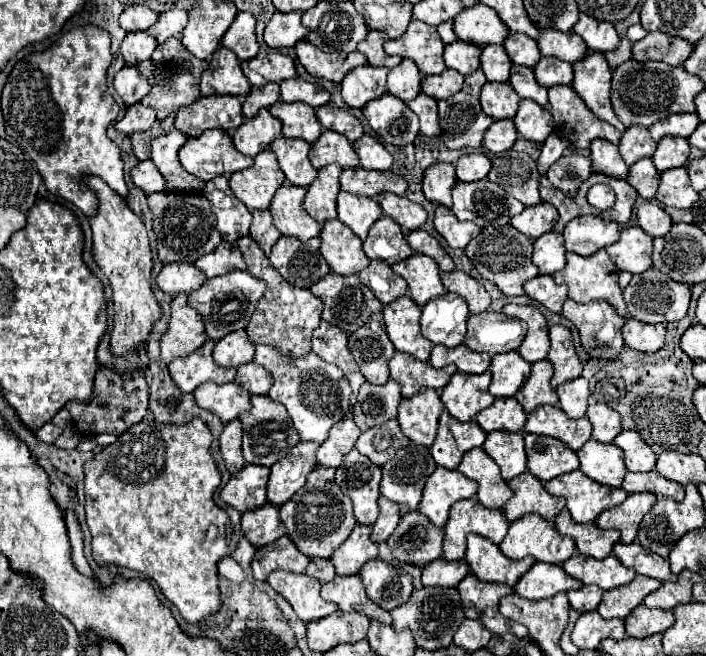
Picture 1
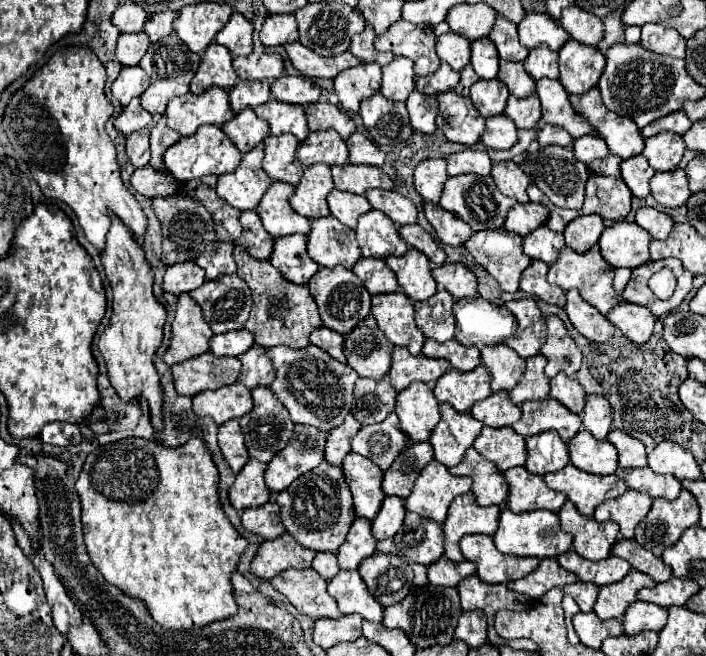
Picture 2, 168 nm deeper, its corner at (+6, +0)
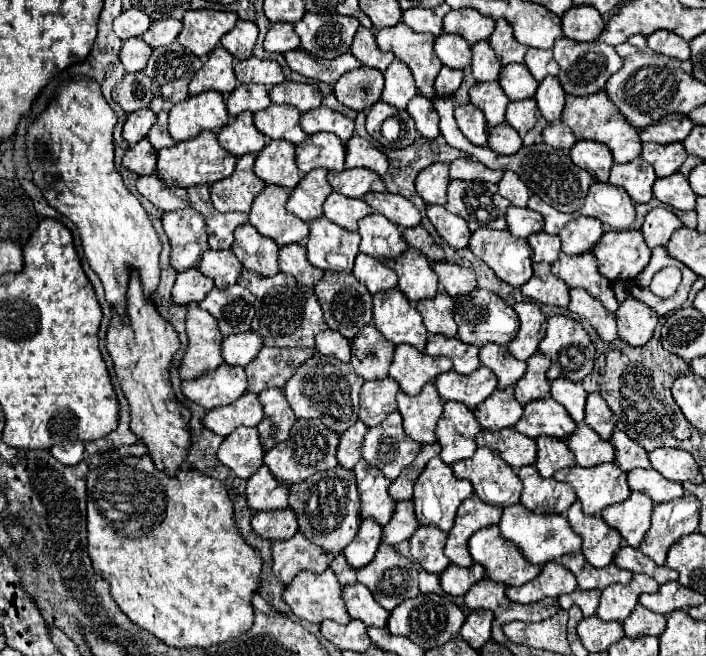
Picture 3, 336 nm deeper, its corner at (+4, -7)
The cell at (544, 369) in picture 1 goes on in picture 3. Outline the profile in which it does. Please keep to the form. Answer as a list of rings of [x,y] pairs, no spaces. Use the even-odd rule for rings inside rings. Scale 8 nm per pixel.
[[[534,353],[528,359],[528,371],[516,383],[516,399],[522,405],[550,395],[550,381],[546,379],[548,367],[550,367],[550,359],[544,357],[542,353]]]

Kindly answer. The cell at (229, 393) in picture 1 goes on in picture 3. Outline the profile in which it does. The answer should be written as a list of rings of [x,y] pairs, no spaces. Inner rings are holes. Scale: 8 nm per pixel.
[[[244,393],[236,403],[208,411],[204,417],[204,427],[218,433],[220,437],[226,437],[236,427],[240,425],[256,427],[262,419],[264,411],[258,397],[254,393]]]

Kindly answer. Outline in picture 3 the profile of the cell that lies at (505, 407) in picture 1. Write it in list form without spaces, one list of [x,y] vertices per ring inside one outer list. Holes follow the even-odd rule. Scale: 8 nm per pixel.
[[[514,387],[496,389],[482,403],[474,407],[474,415],[482,429],[498,431],[506,427],[514,427],[514,423],[522,417],[522,405],[516,403]]]

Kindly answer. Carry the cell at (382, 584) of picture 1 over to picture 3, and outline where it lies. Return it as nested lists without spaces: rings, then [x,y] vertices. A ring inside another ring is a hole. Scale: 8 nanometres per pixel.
[[[386,543],[378,547],[372,563],[358,569],[358,581],[366,585],[374,599],[388,611],[420,593],[418,573],[412,561]]]

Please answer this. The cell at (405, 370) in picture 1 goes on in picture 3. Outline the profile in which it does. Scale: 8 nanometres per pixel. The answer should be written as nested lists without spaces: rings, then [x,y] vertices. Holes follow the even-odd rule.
[[[398,345],[392,357],[390,377],[398,381],[404,393],[418,395],[428,381],[450,369],[452,361],[448,357],[430,357],[412,345]]]

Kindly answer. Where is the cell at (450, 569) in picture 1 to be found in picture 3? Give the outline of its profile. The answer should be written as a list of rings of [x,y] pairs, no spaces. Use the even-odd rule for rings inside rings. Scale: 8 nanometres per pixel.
[[[450,565],[444,569],[444,573],[440,573],[440,583],[442,583],[442,589],[456,597],[456,595],[464,595],[474,583],[478,583],[480,579],[484,579],[486,571],[482,565],[472,565],[470,569],[464,569],[464,567],[458,567],[458,565]]]

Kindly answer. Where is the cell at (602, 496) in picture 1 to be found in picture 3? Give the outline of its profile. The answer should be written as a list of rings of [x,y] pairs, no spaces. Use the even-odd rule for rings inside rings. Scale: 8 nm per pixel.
[[[600,463],[596,467],[572,465],[558,471],[558,481],[566,481],[576,489],[582,509],[588,515],[598,515],[604,507],[622,503],[630,497],[626,473],[616,463]]]

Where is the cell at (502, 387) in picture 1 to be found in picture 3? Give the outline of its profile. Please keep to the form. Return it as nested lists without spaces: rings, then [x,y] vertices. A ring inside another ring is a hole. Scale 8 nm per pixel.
[[[486,343],[480,349],[480,361],[484,367],[492,369],[498,377],[498,389],[506,389],[514,385],[526,373],[526,361],[514,359],[506,345]]]

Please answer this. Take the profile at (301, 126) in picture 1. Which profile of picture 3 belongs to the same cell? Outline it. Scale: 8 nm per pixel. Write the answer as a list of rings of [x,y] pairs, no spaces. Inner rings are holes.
[[[270,105],[254,113],[254,125],[268,139],[284,139],[294,145],[302,143],[308,135],[300,129],[300,111],[288,105]]]

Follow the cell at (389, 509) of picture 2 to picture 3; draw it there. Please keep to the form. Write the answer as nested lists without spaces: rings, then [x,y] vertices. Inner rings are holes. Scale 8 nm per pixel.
[[[400,501],[400,503],[396,503],[396,511],[394,511],[390,523],[384,525],[382,543],[388,543],[388,545],[402,543],[402,541],[410,539],[418,527],[420,527],[420,523],[416,521],[416,515],[414,515],[414,503]]]

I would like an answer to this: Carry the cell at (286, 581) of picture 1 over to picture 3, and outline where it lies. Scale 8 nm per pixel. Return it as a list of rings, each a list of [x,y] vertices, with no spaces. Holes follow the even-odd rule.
[[[326,569],[320,575],[312,571],[300,571],[286,587],[284,601],[294,615],[304,621],[322,623],[324,619],[332,619],[340,625],[350,623],[350,615],[342,597],[342,585],[332,569]]]

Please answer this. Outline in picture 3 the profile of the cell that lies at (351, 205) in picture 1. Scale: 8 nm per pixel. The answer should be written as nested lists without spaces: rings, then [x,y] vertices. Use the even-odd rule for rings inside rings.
[[[332,191],[324,201],[324,217],[348,231],[358,231],[358,221],[370,213],[372,209],[366,205],[364,199],[344,197],[336,191]]]

